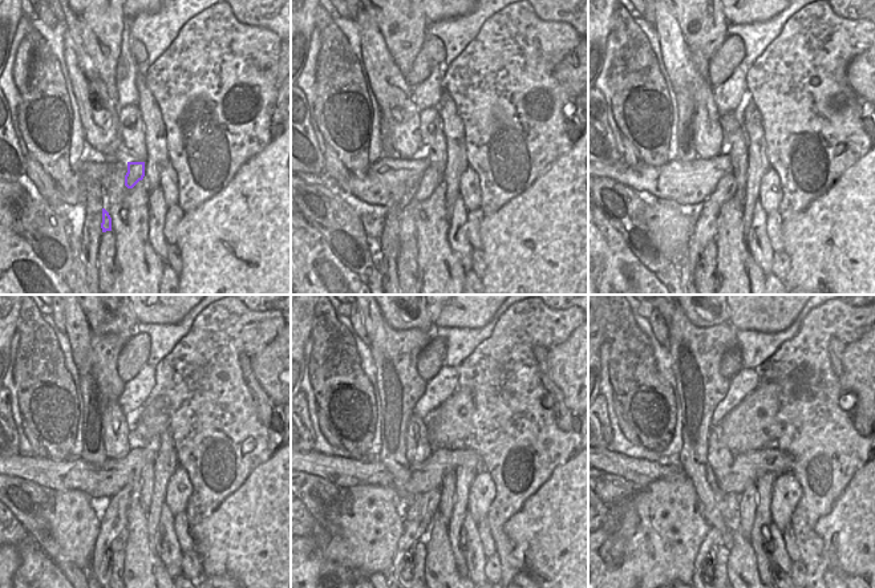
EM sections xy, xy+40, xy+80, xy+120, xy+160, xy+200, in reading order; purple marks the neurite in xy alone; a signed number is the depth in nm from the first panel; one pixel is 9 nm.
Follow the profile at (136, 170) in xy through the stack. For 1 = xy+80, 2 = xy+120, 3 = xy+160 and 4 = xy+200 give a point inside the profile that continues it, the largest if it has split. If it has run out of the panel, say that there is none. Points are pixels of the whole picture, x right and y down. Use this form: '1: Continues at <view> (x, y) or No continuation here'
1: Continues at xy+80 (707, 226)
2: Continues at xy+120 (114, 520)
3: Continues at xy+160 (418, 516)
4: Continues at xy+200 (712, 538).

